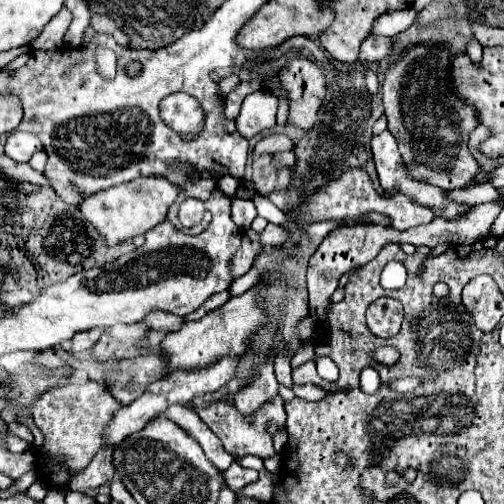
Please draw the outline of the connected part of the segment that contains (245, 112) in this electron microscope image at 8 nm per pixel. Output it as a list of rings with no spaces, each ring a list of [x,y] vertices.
[[[259,89],[243,99],[241,113],[237,117],[237,129],[245,139],[275,127],[277,97],[265,89]]]

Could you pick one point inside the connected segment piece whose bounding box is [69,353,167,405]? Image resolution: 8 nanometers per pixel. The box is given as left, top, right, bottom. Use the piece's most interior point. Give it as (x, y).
(126, 379)

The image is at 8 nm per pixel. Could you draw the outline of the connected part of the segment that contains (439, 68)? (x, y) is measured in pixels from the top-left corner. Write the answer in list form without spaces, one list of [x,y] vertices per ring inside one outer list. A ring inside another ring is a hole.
[[[441,43],[409,45],[387,67],[381,85],[389,131],[399,143],[407,169],[415,179],[447,191],[471,185],[483,171],[467,147],[471,131],[481,123],[479,111],[453,93],[453,57],[455,51]]]

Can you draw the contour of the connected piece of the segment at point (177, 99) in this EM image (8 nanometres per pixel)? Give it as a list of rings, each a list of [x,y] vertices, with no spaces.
[[[187,93],[167,95],[161,101],[161,117],[171,129],[187,137],[193,137],[193,133],[199,131],[199,125],[203,125],[203,109],[197,99]]]

